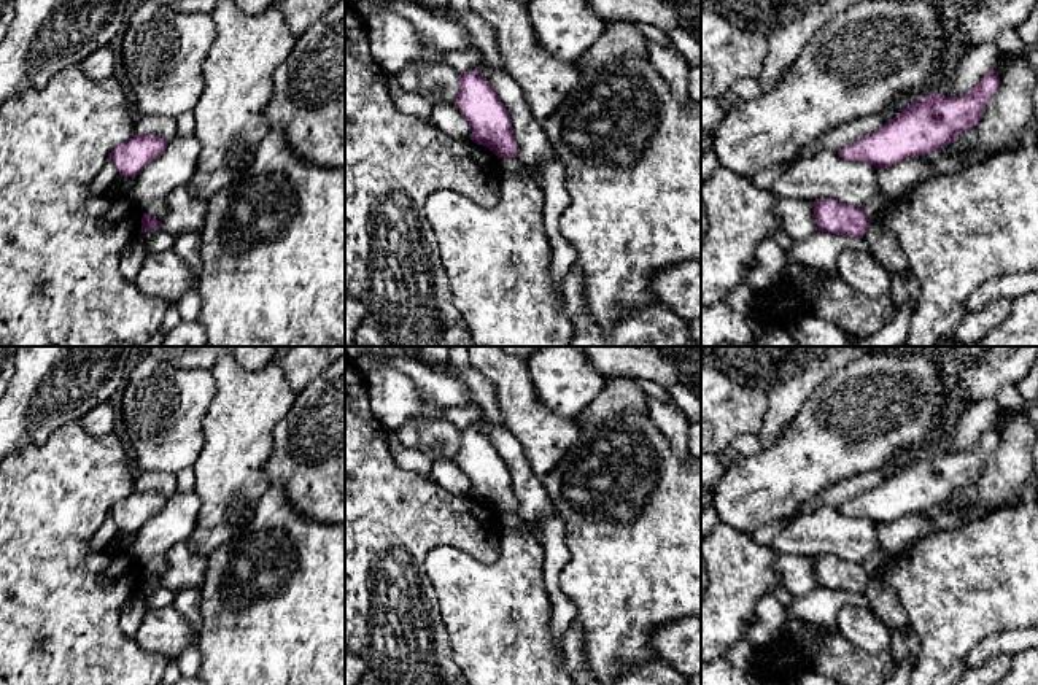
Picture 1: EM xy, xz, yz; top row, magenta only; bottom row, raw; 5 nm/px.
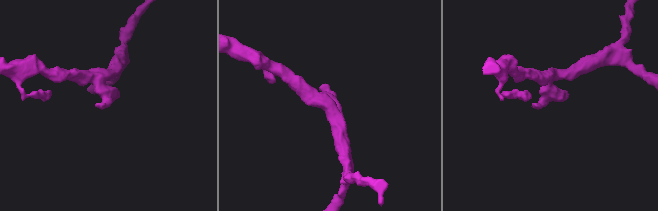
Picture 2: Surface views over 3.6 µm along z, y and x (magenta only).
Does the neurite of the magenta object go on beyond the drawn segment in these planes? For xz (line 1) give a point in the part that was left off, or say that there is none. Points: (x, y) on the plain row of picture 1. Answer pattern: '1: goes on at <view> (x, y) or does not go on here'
1: does not go on here

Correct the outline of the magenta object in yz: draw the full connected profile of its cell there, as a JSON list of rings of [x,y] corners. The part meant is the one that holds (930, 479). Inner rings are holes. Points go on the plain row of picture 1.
[[[987,428],[960,453],[930,450],[912,456],[876,488],[838,505],[839,513],[885,524],[908,513],[927,512],[978,482],[986,459],[995,451],[1000,432]]]

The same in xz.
[[[469,426],[459,431],[455,461],[472,485],[472,497],[490,504],[499,515],[518,513],[509,466],[478,428]]]

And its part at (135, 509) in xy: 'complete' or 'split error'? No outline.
complete

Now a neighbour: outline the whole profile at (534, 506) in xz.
[[[483,412],[474,426],[493,442],[509,466],[520,518],[526,523],[540,523],[548,517],[558,515],[547,496],[542,478],[533,472],[525,448],[517,437],[504,424],[491,421]]]

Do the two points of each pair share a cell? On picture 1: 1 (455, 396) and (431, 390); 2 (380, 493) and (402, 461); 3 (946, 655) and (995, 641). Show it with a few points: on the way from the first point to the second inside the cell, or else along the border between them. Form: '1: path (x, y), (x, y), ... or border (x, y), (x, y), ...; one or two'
1: path (449, 391), (437, 390); one
2: border (390, 453), (398, 466), (415, 471), (431, 480); two
3: border (1007, 630), (981, 639), (972, 649), (964, 666); two

